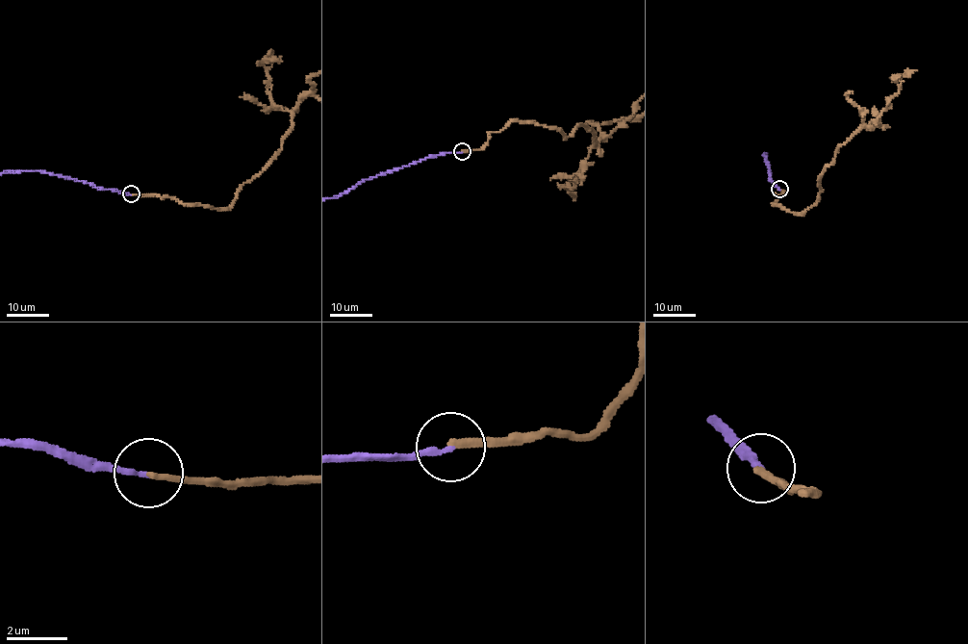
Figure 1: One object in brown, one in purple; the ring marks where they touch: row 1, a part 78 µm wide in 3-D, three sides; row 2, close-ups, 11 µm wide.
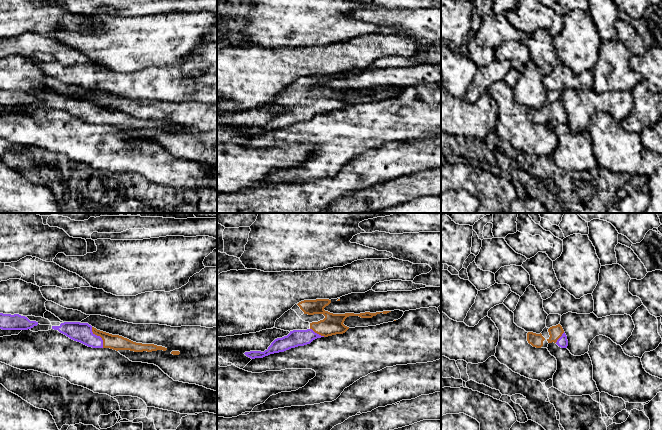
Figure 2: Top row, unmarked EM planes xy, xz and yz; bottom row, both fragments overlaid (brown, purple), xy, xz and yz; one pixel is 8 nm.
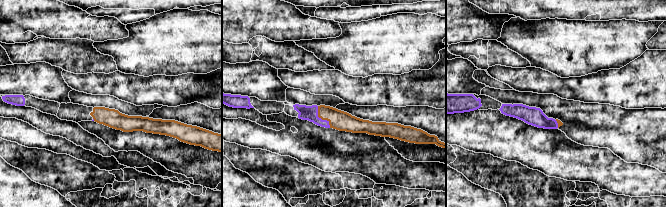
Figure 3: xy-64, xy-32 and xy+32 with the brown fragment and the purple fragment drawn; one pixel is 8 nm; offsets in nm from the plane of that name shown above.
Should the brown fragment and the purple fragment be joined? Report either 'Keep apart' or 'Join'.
Join

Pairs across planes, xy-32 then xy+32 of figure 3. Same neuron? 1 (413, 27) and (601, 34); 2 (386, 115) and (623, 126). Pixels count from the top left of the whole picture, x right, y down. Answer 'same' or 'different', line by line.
1: same
2: same

